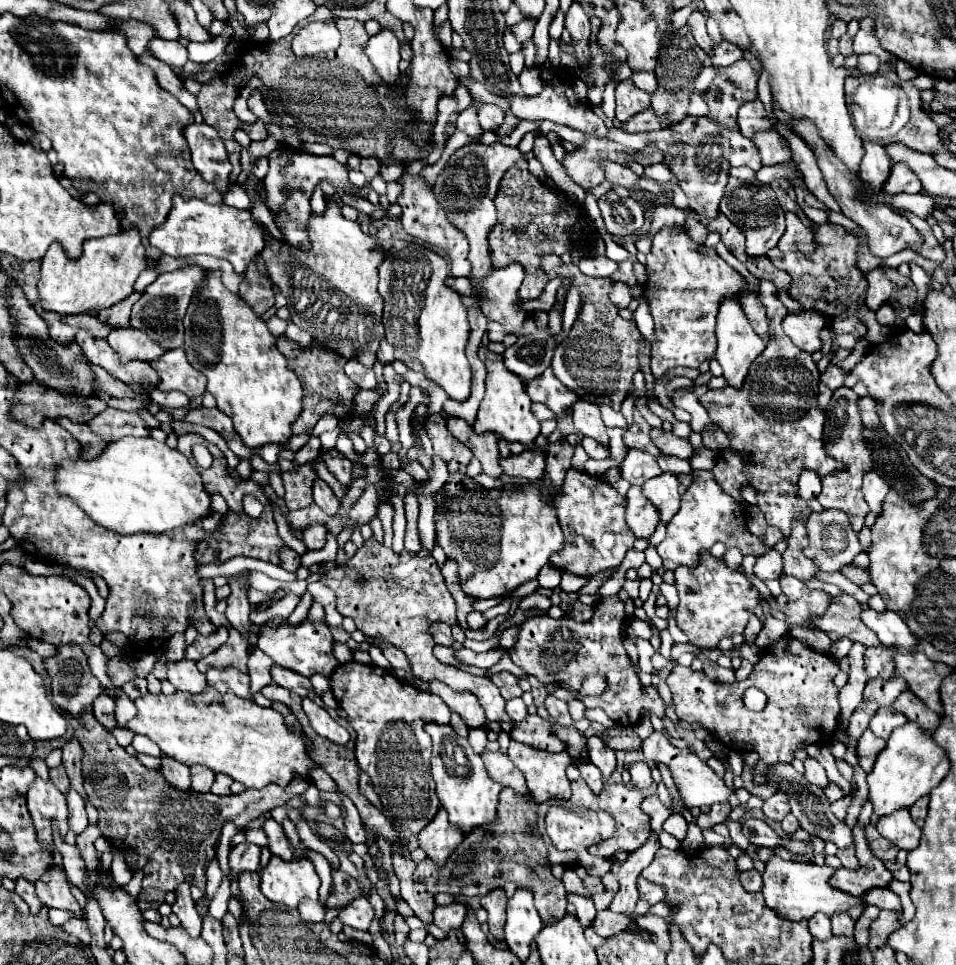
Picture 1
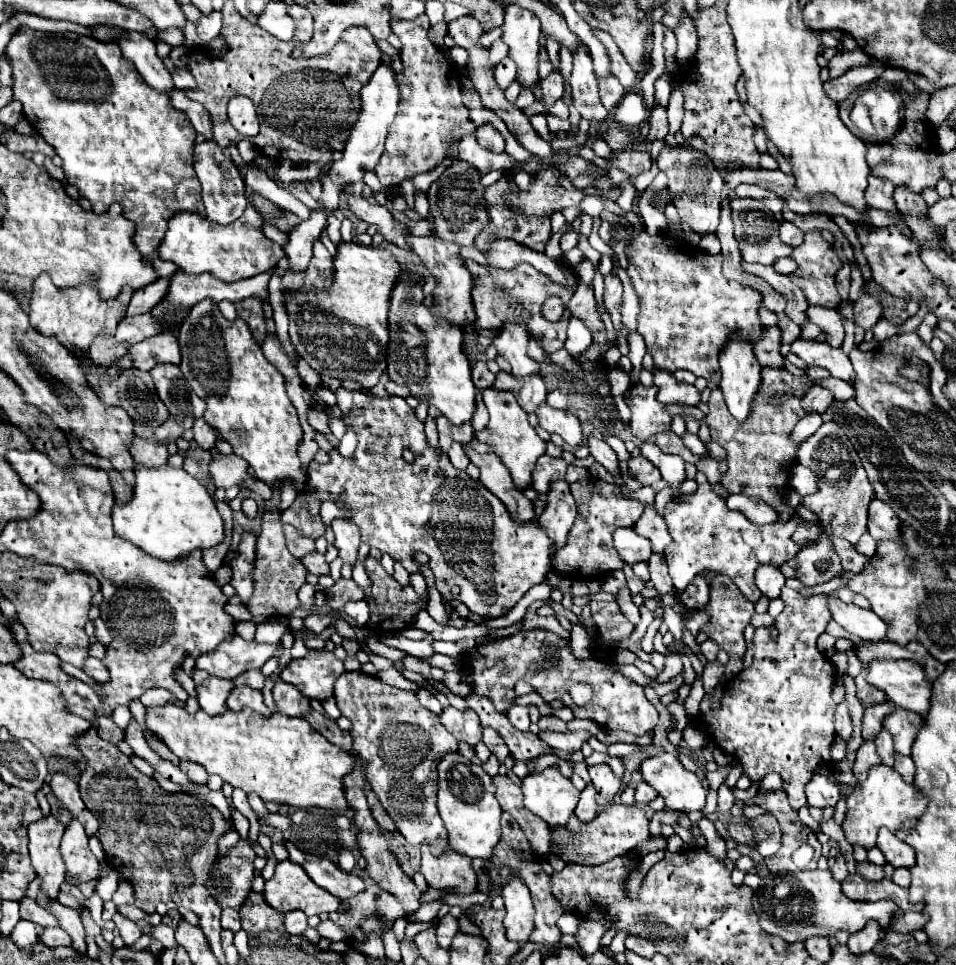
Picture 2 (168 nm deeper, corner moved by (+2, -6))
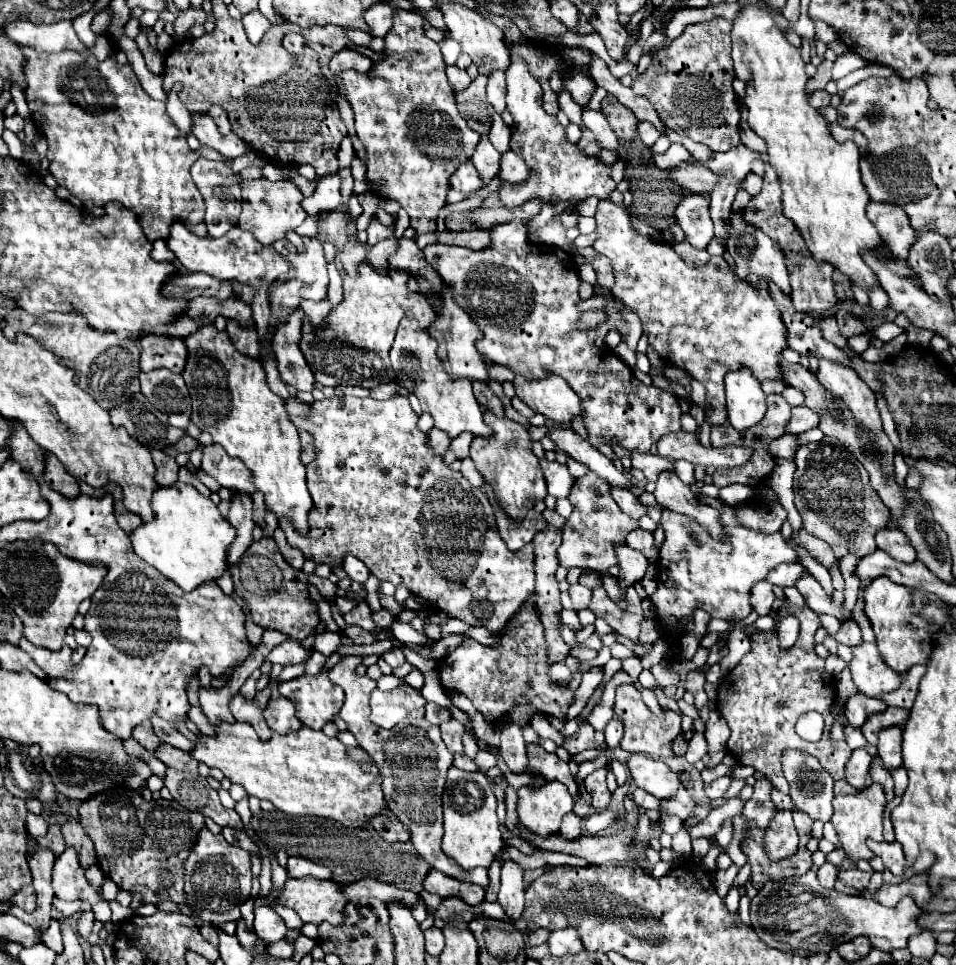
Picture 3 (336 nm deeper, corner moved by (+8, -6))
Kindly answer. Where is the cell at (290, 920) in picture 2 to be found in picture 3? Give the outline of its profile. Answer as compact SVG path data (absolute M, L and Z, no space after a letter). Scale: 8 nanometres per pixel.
M257 907L253 925L255 925L257 935L267 943L281 941L287 935L285 921L271 907Z

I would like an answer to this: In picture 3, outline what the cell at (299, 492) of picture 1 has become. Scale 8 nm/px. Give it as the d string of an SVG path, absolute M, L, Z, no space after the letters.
M289 397L287 401L287 411L291 421L295 423L295 427L301 427L305 431L309 431L315 439L315 449L317 449L317 457L313 463L307 465L307 487L309 493L313 497L313 509L309 513L309 533L301 535L295 533L295 529L291 529L289 521L279 521L279 527L283 529L287 541L301 549L303 555L307 559L313 559L315 563L327 563L327 565L341 565L343 555L351 553L357 559L361 559L371 573L375 573L379 577L379 581L391 581L393 585L403 583L411 593L421 595L423 599L429 601L429 605L449 613L451 617L457 617L461 621L467 621L471 625L483 625L487 627L491 633L499 633L507 619L519 609L521 603L525 603L525 599L535 591L535 571L533 571L533 545L525 545L519 551L509 551L505 541L499 537L497 533L497 525L495 525L495 515L493 515L493 507L487 501L487 495L483 489L463 489L457 483L457 471L453 471L449 465L445 465L443 457L435 457L435 453L431 453L431 445L427 445L427 433L417 429L417 421L419 415L411 409L409 399L407 397L393 397L389 401L377 401L371 397L359 399L359 397L343 397L341 401L337 397L333 399L323 399L323 401L315 401L313 405L307 405L295 397Z

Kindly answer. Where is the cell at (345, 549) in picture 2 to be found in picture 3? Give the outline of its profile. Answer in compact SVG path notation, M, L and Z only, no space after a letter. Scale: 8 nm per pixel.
M351 555L343 557L343 569L357 583L365 583L369 577L369 569L357 557L351 557Z

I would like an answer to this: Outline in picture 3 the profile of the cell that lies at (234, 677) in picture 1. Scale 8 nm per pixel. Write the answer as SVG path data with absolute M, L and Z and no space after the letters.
M237 693L237 695L233 695L229 707L231 707L233 717L237 721L251 723L261 739L269 739L271 737L271 729L269 729L269 725L263 719L263 709L255 703L255 699L247 699L241 693Z

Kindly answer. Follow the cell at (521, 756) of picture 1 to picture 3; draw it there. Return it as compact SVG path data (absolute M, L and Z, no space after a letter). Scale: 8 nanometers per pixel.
M547 781L537 789L521 787L517 795L519 823L541 837L559 833L563 815L573 811L573 797L559 781Z

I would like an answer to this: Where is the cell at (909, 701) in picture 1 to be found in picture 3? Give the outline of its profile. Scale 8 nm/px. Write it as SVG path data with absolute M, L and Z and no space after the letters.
M891 725L891 727L881 729L881 733L879 733L877 751L879 751L879 757L883 759L887 769L899 767L903 763L903 757L901 757L901 731L903 729L899 725Z

